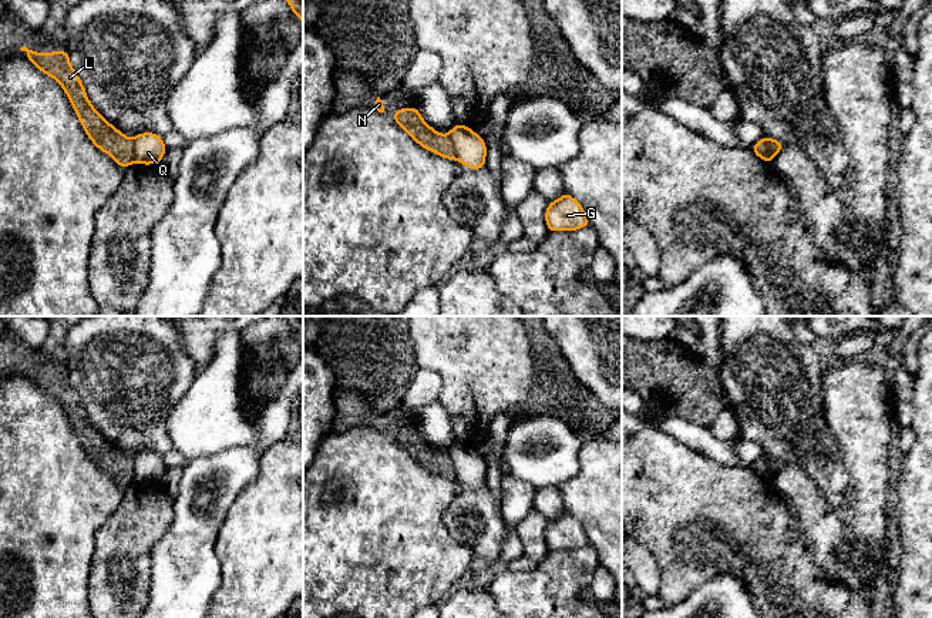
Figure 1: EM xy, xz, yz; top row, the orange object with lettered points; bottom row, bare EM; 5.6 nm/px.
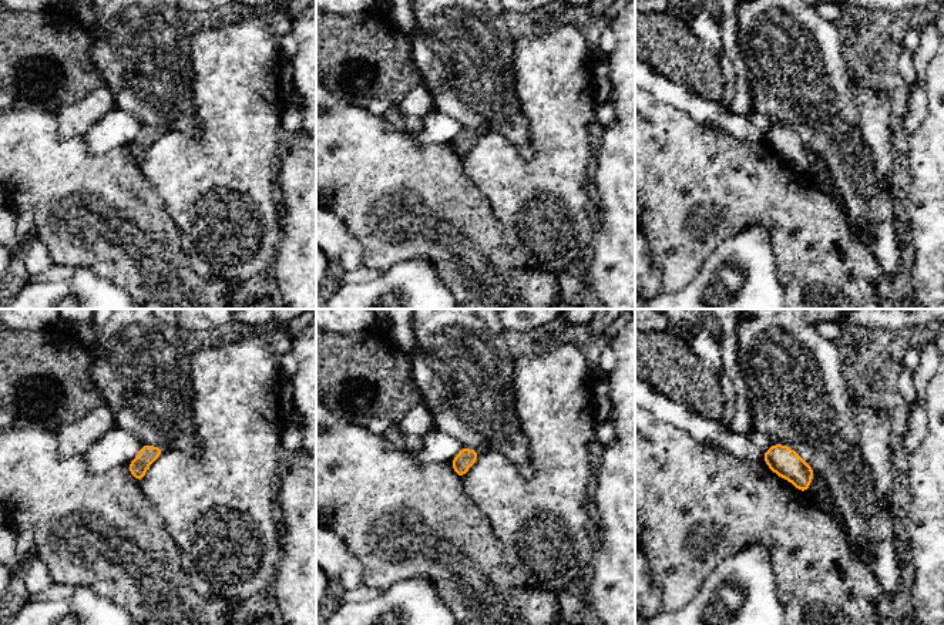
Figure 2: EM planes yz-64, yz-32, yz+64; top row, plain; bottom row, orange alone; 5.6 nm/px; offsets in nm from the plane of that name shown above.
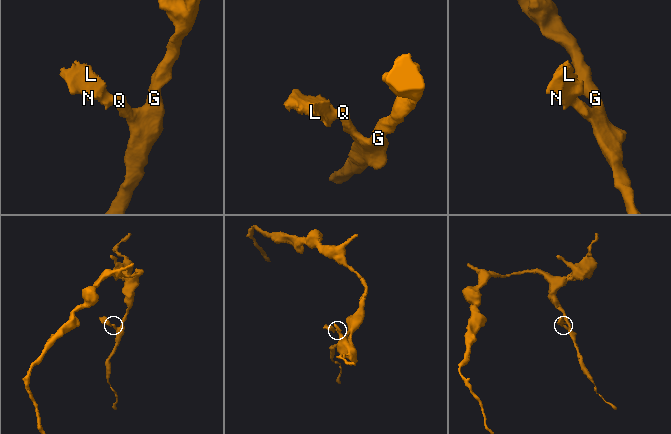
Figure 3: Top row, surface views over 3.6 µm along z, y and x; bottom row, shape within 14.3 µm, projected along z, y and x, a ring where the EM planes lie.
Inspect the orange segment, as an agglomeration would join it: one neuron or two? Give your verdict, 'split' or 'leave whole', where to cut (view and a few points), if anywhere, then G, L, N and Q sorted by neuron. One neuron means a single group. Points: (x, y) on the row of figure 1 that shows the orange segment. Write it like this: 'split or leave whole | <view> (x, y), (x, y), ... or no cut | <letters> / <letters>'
split | xz (448, 134), (456, 158) | G Q / L N

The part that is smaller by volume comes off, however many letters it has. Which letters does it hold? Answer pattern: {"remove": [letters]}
{"remove": ["L", "N"]}

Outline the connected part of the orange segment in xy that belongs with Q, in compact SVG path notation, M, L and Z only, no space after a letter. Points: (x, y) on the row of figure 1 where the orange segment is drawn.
M142 132L134 137L134 159L137 164L161 164L165 152L166 147L161 135L154 132Z

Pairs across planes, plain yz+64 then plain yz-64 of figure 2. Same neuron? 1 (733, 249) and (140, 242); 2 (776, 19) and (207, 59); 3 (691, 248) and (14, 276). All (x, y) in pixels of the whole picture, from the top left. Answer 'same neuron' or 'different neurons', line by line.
1: different neurons
2: different neurons
3: different neurons

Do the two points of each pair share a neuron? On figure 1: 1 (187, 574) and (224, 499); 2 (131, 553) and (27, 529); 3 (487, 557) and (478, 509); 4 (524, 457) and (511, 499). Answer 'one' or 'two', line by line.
1: one
2: two
3: one
4: two

